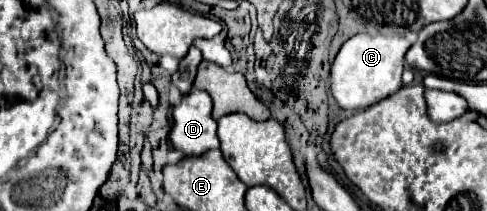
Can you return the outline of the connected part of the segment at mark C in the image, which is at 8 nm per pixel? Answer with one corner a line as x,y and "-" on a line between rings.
355,35
337,53
331,65
331,91
343,109
365,109
401,87
403,59
411,43
399,35

